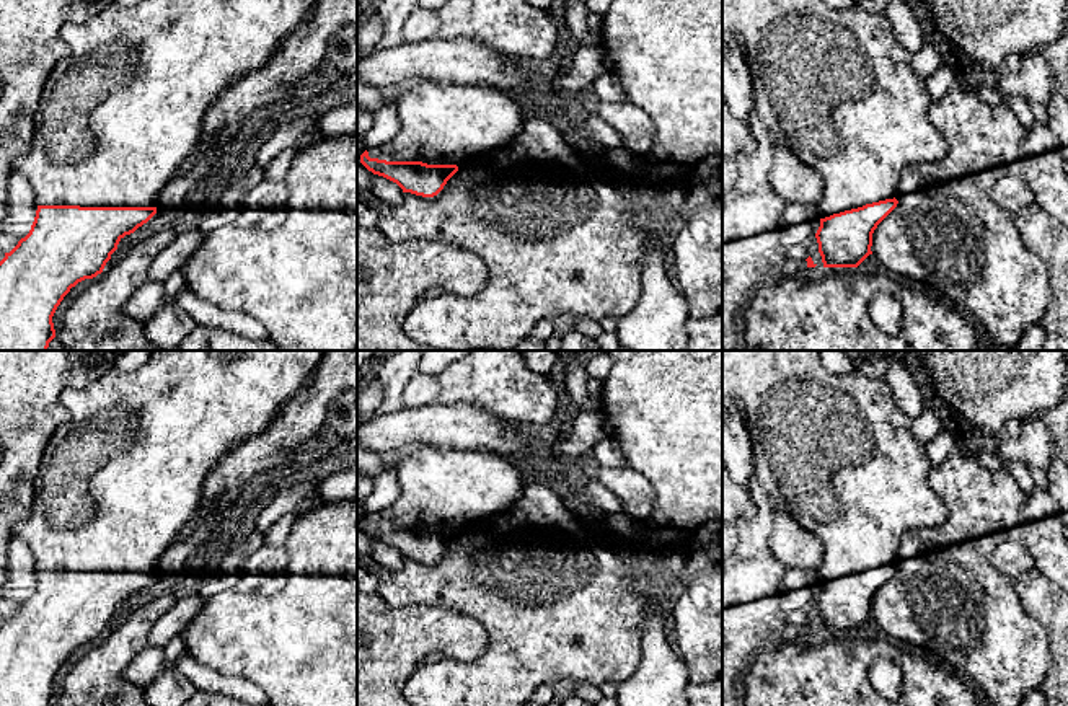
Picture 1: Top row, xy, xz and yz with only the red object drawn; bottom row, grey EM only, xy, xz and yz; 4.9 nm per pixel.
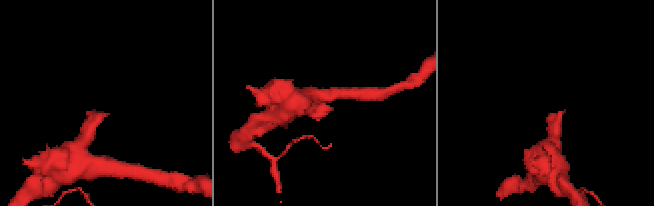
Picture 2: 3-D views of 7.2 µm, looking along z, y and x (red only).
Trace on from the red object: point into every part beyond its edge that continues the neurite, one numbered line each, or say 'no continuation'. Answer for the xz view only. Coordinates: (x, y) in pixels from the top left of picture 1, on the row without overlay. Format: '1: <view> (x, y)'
1: xz (439, 488)

